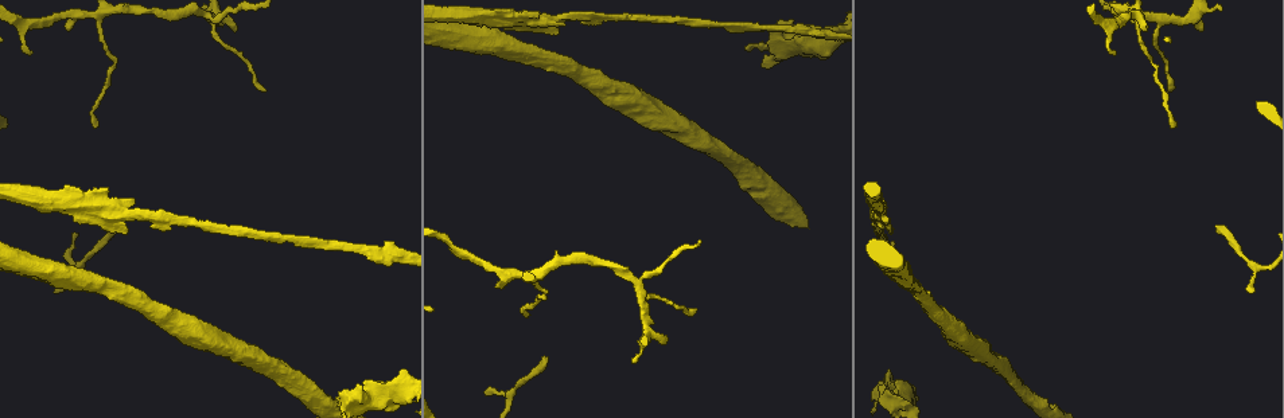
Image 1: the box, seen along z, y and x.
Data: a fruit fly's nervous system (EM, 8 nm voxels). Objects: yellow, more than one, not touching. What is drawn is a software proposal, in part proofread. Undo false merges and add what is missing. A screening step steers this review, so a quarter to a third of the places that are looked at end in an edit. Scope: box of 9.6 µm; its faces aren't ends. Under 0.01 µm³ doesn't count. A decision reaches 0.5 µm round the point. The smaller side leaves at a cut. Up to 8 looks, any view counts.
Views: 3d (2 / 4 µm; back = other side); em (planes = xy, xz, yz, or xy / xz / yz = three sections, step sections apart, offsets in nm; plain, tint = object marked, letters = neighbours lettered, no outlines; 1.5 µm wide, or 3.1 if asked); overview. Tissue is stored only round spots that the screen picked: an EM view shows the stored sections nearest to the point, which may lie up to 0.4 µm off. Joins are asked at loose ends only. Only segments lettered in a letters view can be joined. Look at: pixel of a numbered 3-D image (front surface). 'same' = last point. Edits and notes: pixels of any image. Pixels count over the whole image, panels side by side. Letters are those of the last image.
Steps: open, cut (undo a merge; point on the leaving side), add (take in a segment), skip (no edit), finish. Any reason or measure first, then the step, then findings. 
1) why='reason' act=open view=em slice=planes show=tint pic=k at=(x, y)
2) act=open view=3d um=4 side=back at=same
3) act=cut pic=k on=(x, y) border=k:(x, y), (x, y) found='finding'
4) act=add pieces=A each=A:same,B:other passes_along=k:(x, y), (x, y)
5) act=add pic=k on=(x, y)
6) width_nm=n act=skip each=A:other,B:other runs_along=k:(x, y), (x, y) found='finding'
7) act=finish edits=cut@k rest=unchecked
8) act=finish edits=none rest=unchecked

why='an open end' act=open view=3d um=4 pic=1 at=(695, 310)

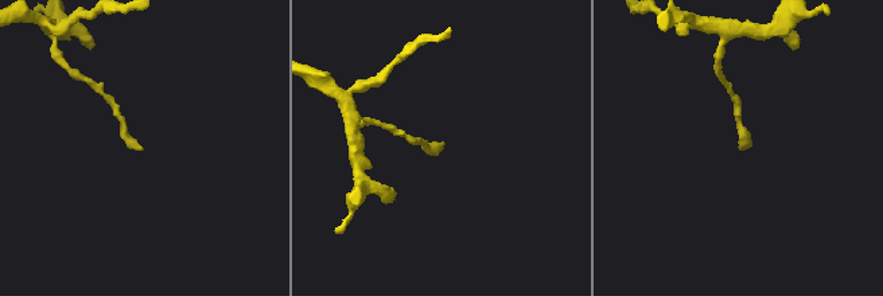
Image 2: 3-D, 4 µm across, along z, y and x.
why='now the EM' act=open view=em slice=xy step=8 show=letters pic=2 at=(443, 146)

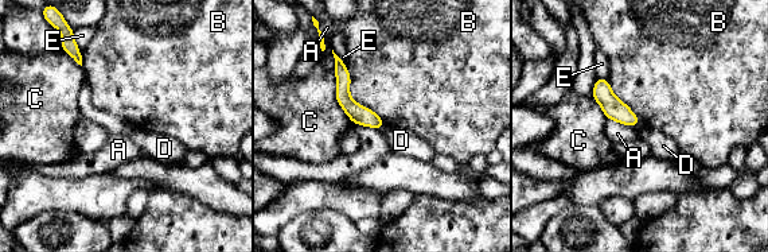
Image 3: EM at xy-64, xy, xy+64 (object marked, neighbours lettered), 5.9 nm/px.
why='cut it another way' act=open view=em slice=planes show=letters at=same

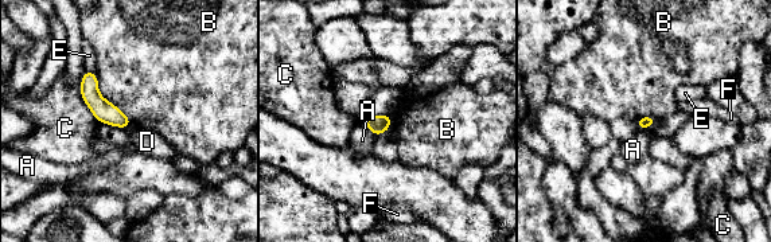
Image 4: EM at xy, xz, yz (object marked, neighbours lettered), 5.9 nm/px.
act=skip each=A:other,B:other,C:other,D:other,E:other,F:other found='none of them fits'

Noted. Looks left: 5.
why='thin end' act=open view=em slice=planes show=letters pic=1 at=(1254, 292)

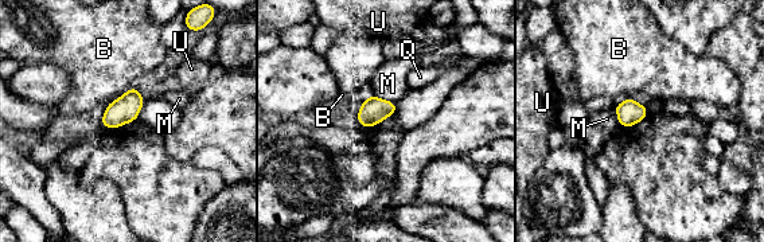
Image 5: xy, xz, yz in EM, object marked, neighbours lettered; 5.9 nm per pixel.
longest_contact=B:200nm act=skip each=B:other,M:other,Q:other,U:other border=5:(133, 86), (106, 104) found='none of them fits'

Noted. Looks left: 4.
act=open view=3d um=2 pic=1 at=(511, 17)

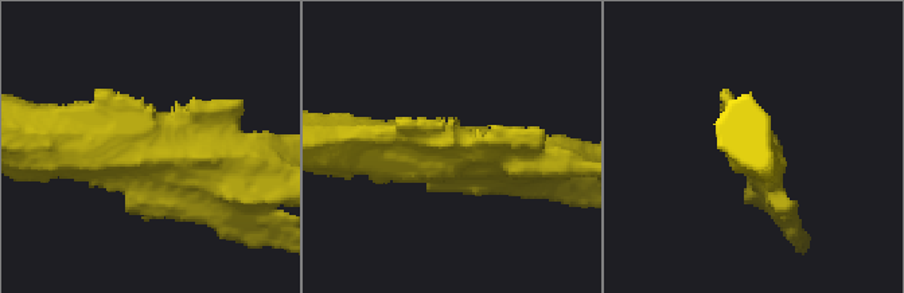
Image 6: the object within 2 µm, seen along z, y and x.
why='need the tissue' act=open view=em slice=planes show=tint pic=6 at=(143, 153)

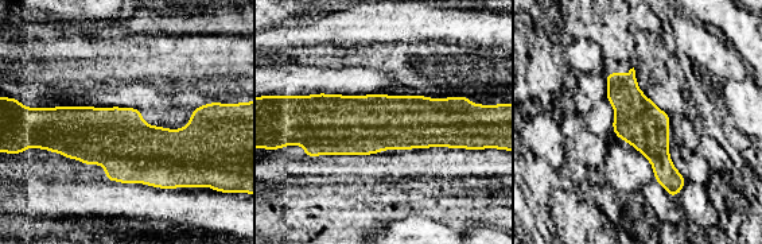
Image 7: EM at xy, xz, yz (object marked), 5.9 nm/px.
why='see the neighbours' act=open view=em slice=planes show=letters at=same

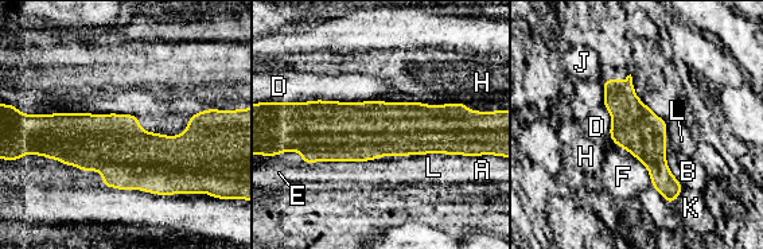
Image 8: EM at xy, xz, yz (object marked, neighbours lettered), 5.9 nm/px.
longest_contact=D:550nm act=skip each=A:other,B:other,D:other,E:other,F:other,H:other,J:other,K:other,L:other border=8:(616, 144), (645, 166), (651, 185) found='one cell here'

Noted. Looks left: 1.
act=finish edits=none rest=unchecked

